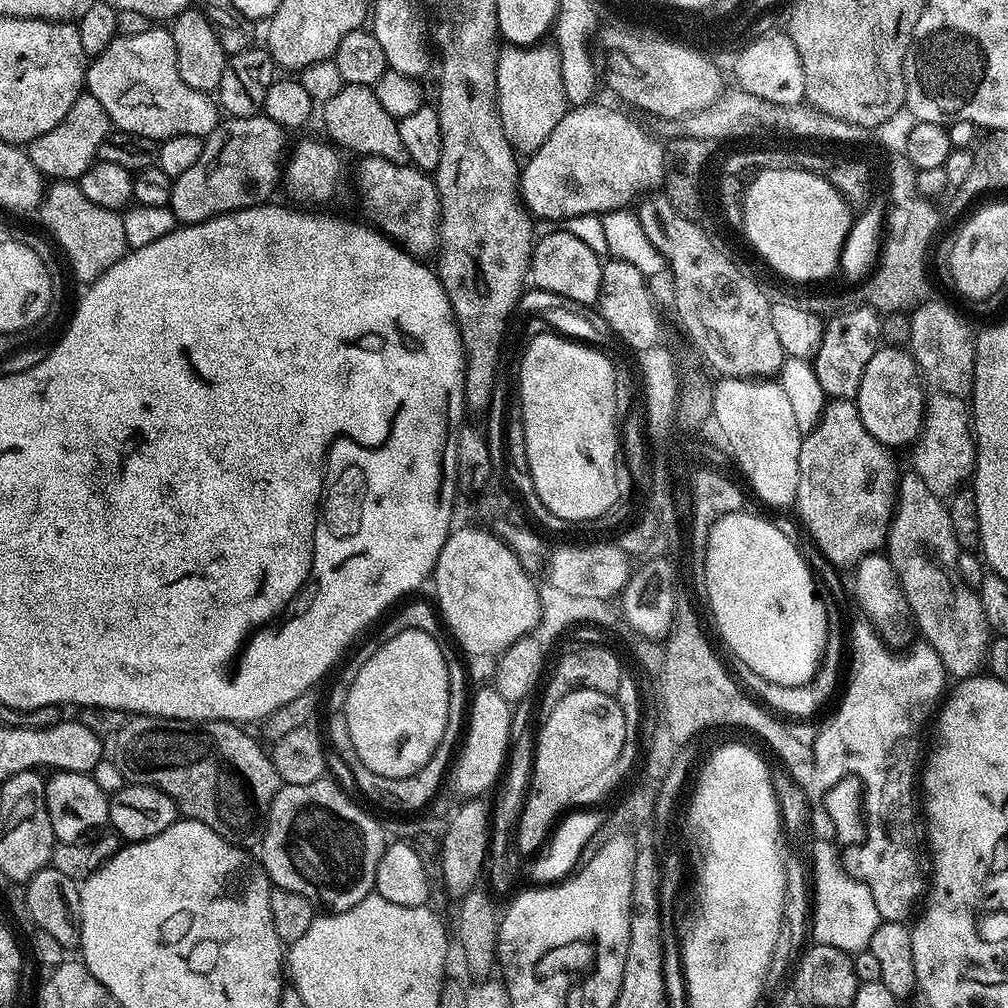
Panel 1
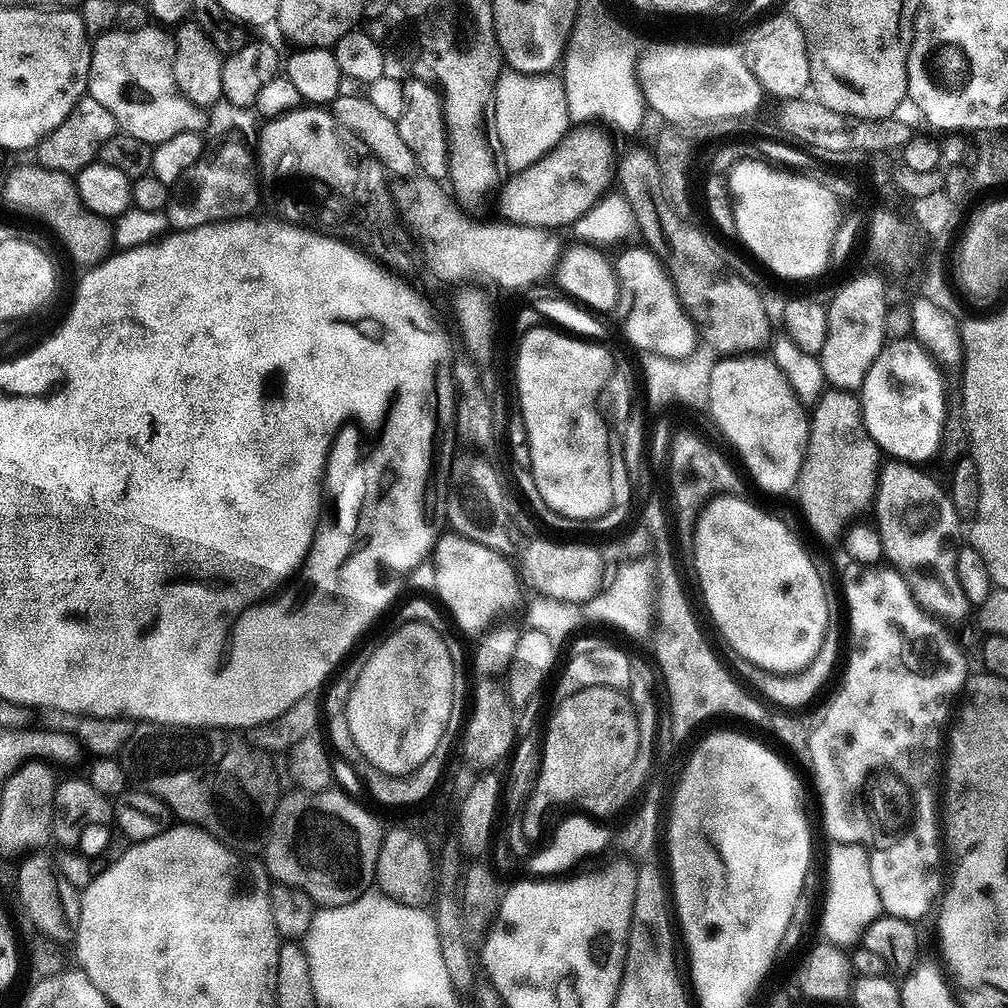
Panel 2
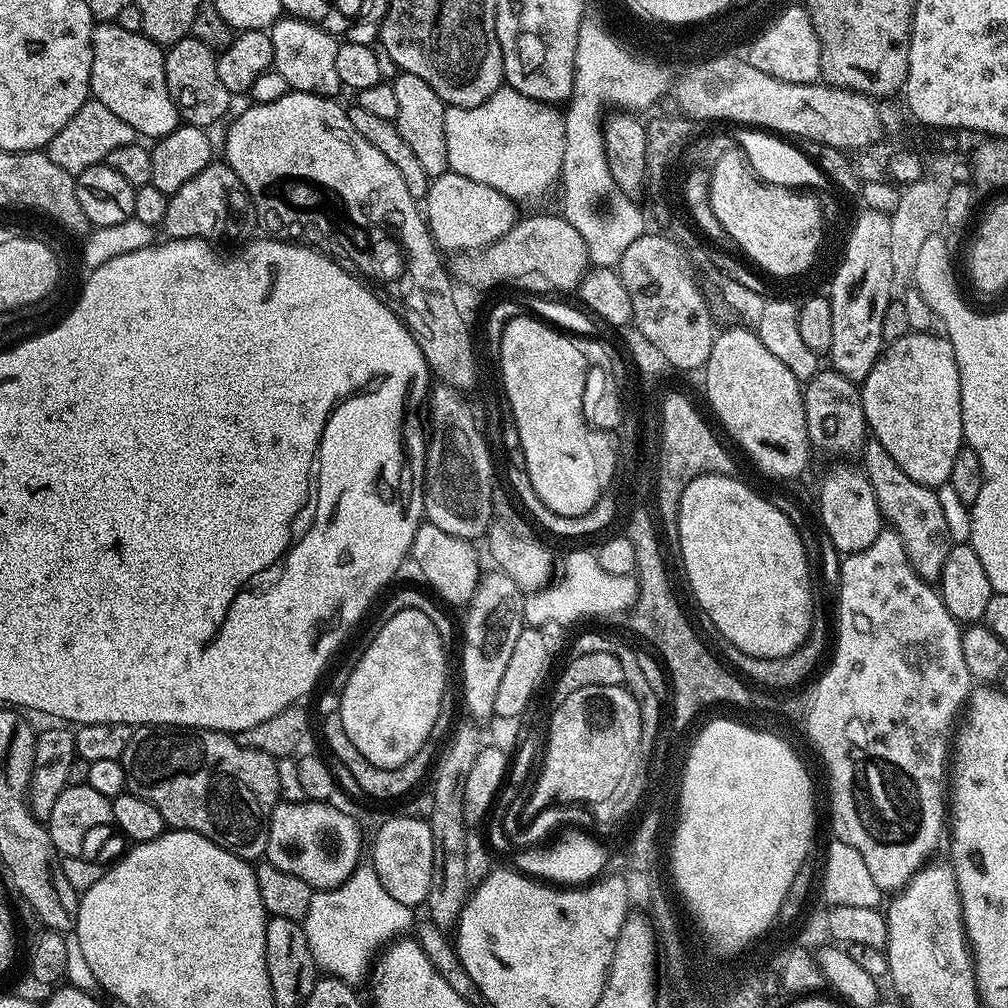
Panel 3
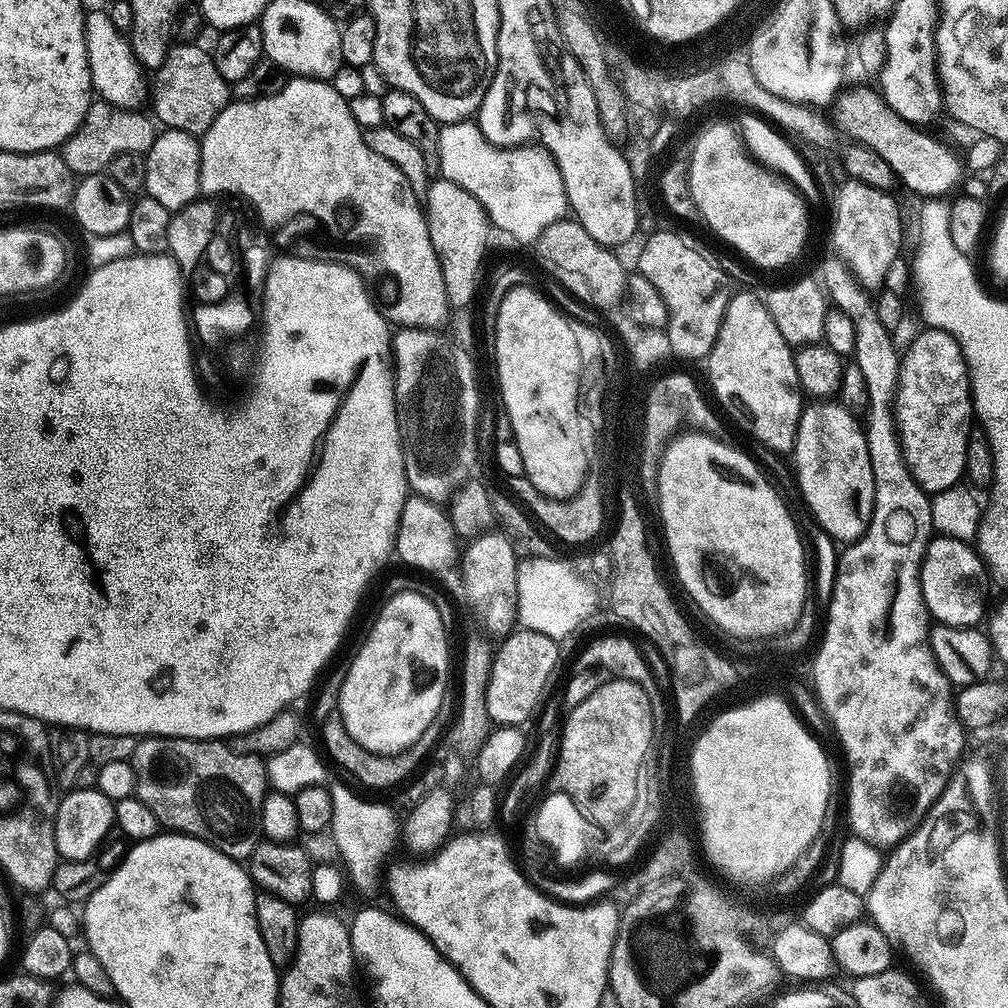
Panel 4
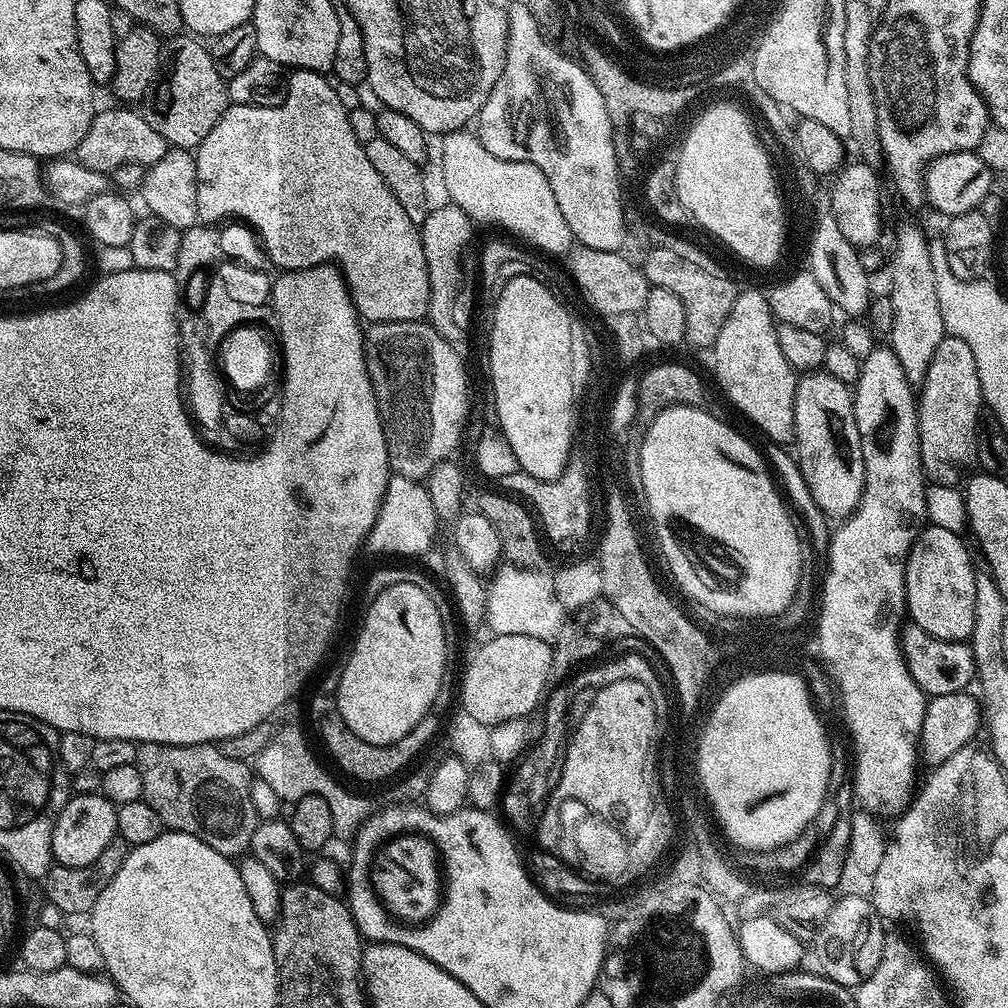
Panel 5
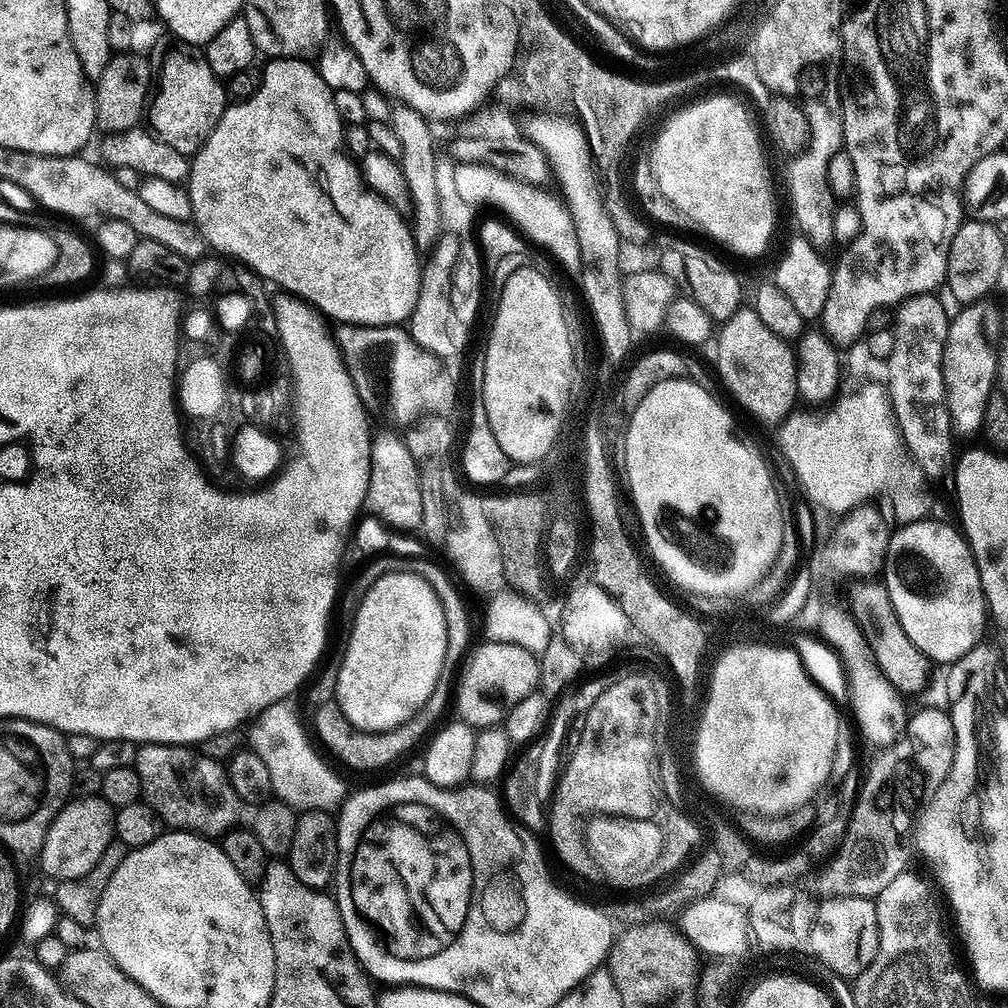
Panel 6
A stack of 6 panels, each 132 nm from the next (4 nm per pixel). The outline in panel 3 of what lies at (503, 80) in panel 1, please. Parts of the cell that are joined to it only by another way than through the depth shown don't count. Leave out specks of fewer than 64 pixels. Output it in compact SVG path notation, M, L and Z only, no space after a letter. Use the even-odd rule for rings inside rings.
M502 86L477 108L445 107L446 150L451 171L494 186L513 202L532 200L560 179L564 117L557 109Z

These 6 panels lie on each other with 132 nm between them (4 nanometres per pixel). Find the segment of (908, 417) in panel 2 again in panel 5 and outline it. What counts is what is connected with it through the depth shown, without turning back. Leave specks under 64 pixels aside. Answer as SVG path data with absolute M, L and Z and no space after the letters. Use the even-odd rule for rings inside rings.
M944 335L919 385L916 405L920 457L929 481L959 485L969 471L967 468L973 466L977 459L977 424L983 404L984 395L978 382L978 366L973 351L962 342L962 338Z

